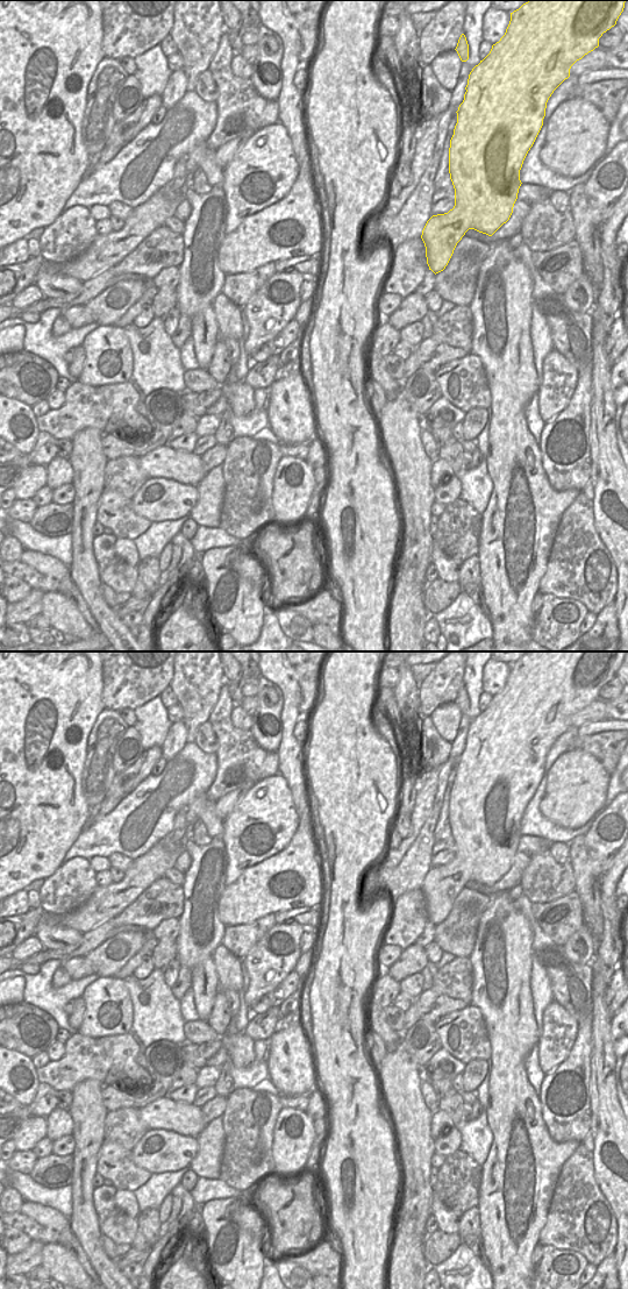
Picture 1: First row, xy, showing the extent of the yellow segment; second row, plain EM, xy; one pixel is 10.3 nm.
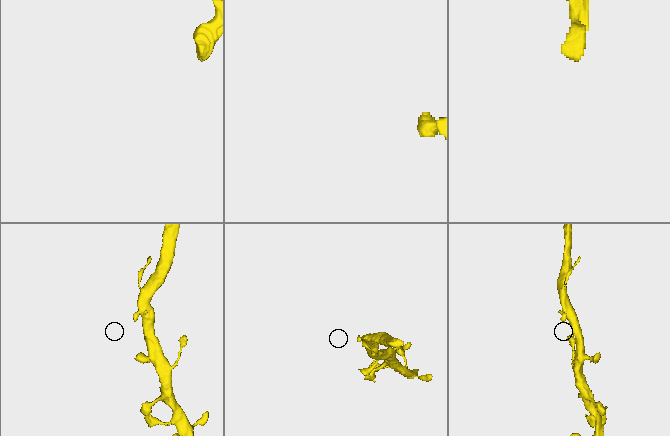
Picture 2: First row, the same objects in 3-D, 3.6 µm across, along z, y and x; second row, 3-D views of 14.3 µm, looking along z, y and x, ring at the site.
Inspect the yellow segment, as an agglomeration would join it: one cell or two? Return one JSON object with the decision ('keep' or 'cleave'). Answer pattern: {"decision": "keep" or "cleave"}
{"decision": "keep"}

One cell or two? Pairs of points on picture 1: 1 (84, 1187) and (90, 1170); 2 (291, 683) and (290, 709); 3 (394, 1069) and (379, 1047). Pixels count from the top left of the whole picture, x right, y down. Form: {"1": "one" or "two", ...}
{"1": "one", "2": "one", "3": "two"}

